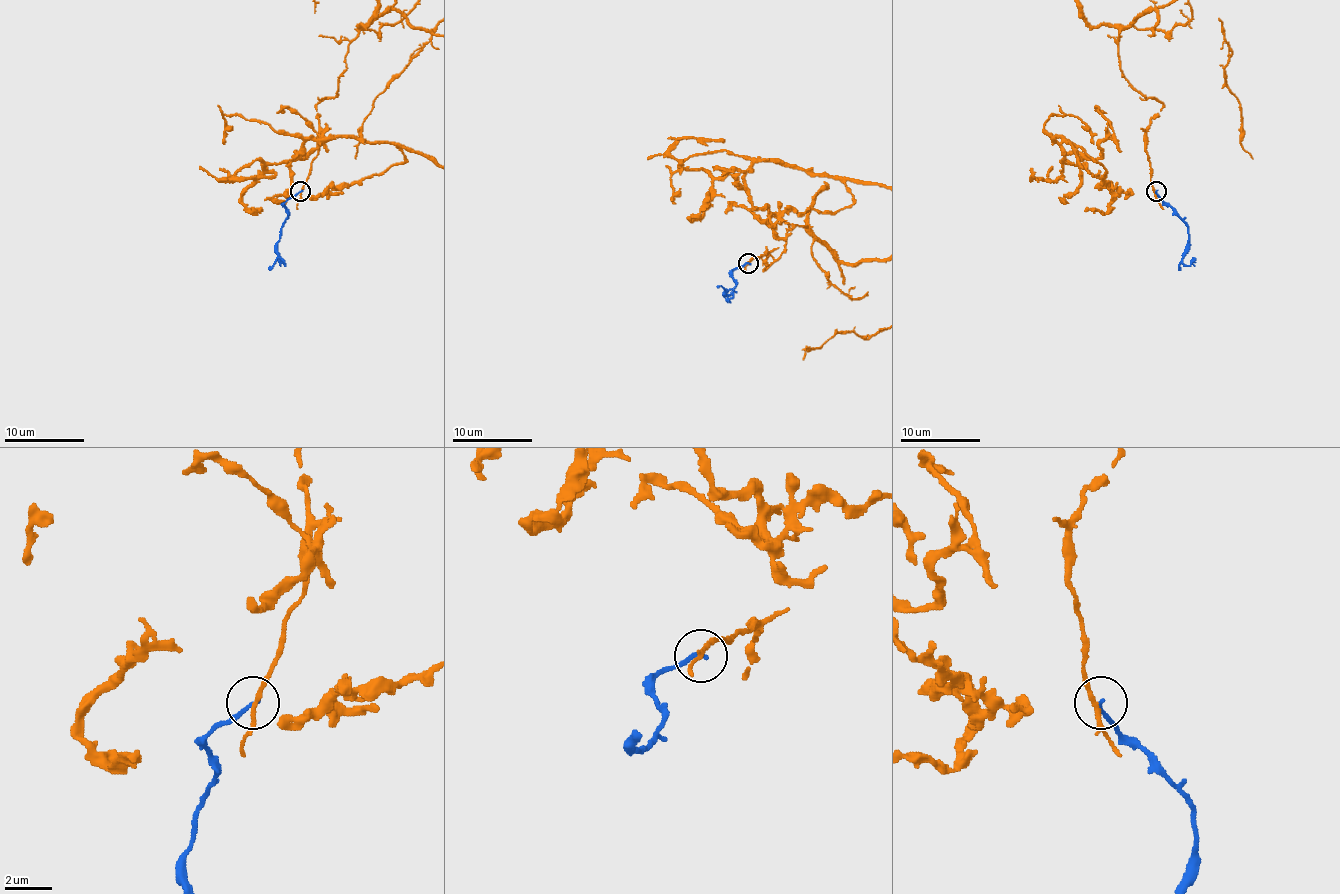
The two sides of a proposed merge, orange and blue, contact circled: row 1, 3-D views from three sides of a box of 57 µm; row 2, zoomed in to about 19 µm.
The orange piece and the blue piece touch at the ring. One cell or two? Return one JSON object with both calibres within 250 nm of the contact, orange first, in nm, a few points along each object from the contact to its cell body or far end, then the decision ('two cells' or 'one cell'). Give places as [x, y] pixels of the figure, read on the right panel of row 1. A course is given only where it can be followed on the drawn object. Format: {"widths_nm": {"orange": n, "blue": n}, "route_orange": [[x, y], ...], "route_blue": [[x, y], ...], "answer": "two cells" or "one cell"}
{"widths_nm": {"orange": 170, "blue": 190}, "route_blue": [[1157, 191], [1187, 227], [1187, 253], [1183, 257], [1187, 265], [1193, 257]], "answer": "two cells"}

